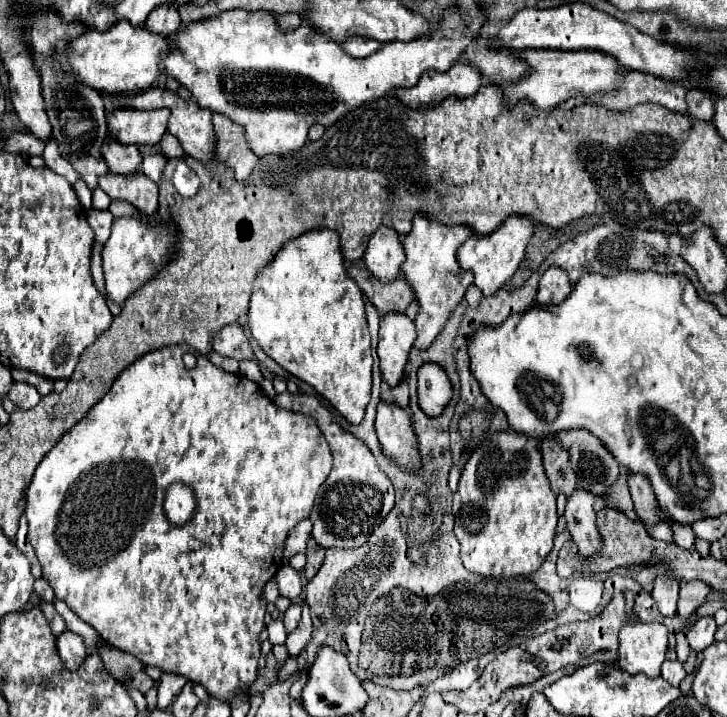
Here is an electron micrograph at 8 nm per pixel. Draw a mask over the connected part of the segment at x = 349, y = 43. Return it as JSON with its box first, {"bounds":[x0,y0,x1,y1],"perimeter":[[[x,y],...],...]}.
{"bounds":[341,35,379,57],"perimeter":[[[357,35],[357,37],[347,37],[345,41],[341,41],[341,49],[349,53],[351,57],[367,57],[379,49],[379,43]]]}

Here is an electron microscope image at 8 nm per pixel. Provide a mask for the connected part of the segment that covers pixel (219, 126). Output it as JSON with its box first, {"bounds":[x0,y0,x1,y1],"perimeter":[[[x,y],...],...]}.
{"bounds":[213,113,259,181],"perimeter":[[[213,113],[213,127],[217,133],[219,161],[235,171],[235,179],[245,181],[251,177],[253,167],[259,163],[259,155],[253,153],[245,139],[245,129],[221,113]]]}

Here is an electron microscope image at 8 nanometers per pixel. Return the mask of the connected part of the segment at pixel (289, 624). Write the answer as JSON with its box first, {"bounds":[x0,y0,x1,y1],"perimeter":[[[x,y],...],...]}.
{"bounds":[283,605,301,633],"perimeter":[[[291,605],[287,611],[285,611],[285,617],[283,617],[283,623],[285,623],[285,631],[287,633],[293,633],[297,629],[301,621],[301,607],[299,605]]]}

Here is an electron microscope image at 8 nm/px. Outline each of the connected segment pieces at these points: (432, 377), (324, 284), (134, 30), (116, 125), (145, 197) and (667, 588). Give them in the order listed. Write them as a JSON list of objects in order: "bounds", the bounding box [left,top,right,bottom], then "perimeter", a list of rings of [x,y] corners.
[{"bounds":[417,363,451,417],"perimeter":[[[425,363],[417,371],[419,407],[427,417],[435,417],[451,399],[451,383],[437,363]]]},{"bounds":[247,229,371,425],"perimeter":[[[315,229],[289,241],[259,273],[247,317],[251,335],[275,363],[309,383],[351,425],[359,425],[371,399],[371,339],[363,293],[347,277],[339,233]]]},{"bounds":[69,21,175,95],"perimeter":[[[117,21],[107,31],[89,29],[85,35],[69,43],[69,65],[71,71],[89,87],[97,91],[107,91],[113,95],[135,95],[153,87],[153,83],[165,73],[161,61],[175,53],[171,39],[165,35],[149,33],[145,27],[129,25],[127,21]]]},{"bounds":[107,109,171,145],"perimeter":[[[115,109],[107,115],[109,135],[121,143],[131,145],[155,145],[167,131],[171,111],[139,111],[139,109]]]},{"bounds":[99,173,159,215],"perimeter":[[[107,173],[99,177],[99,187],[111,199],[123,199],[147,215],[153,215],[159,207],[159,189],[145,173]]]},{"bounds":[651,575,679,617],"perimeter":[[[659,575],[653,583],[651,597],[657,603],[657,609],[663,617],[675,617],[677,615],[677,601],[679,601],[679,581]]]}]

